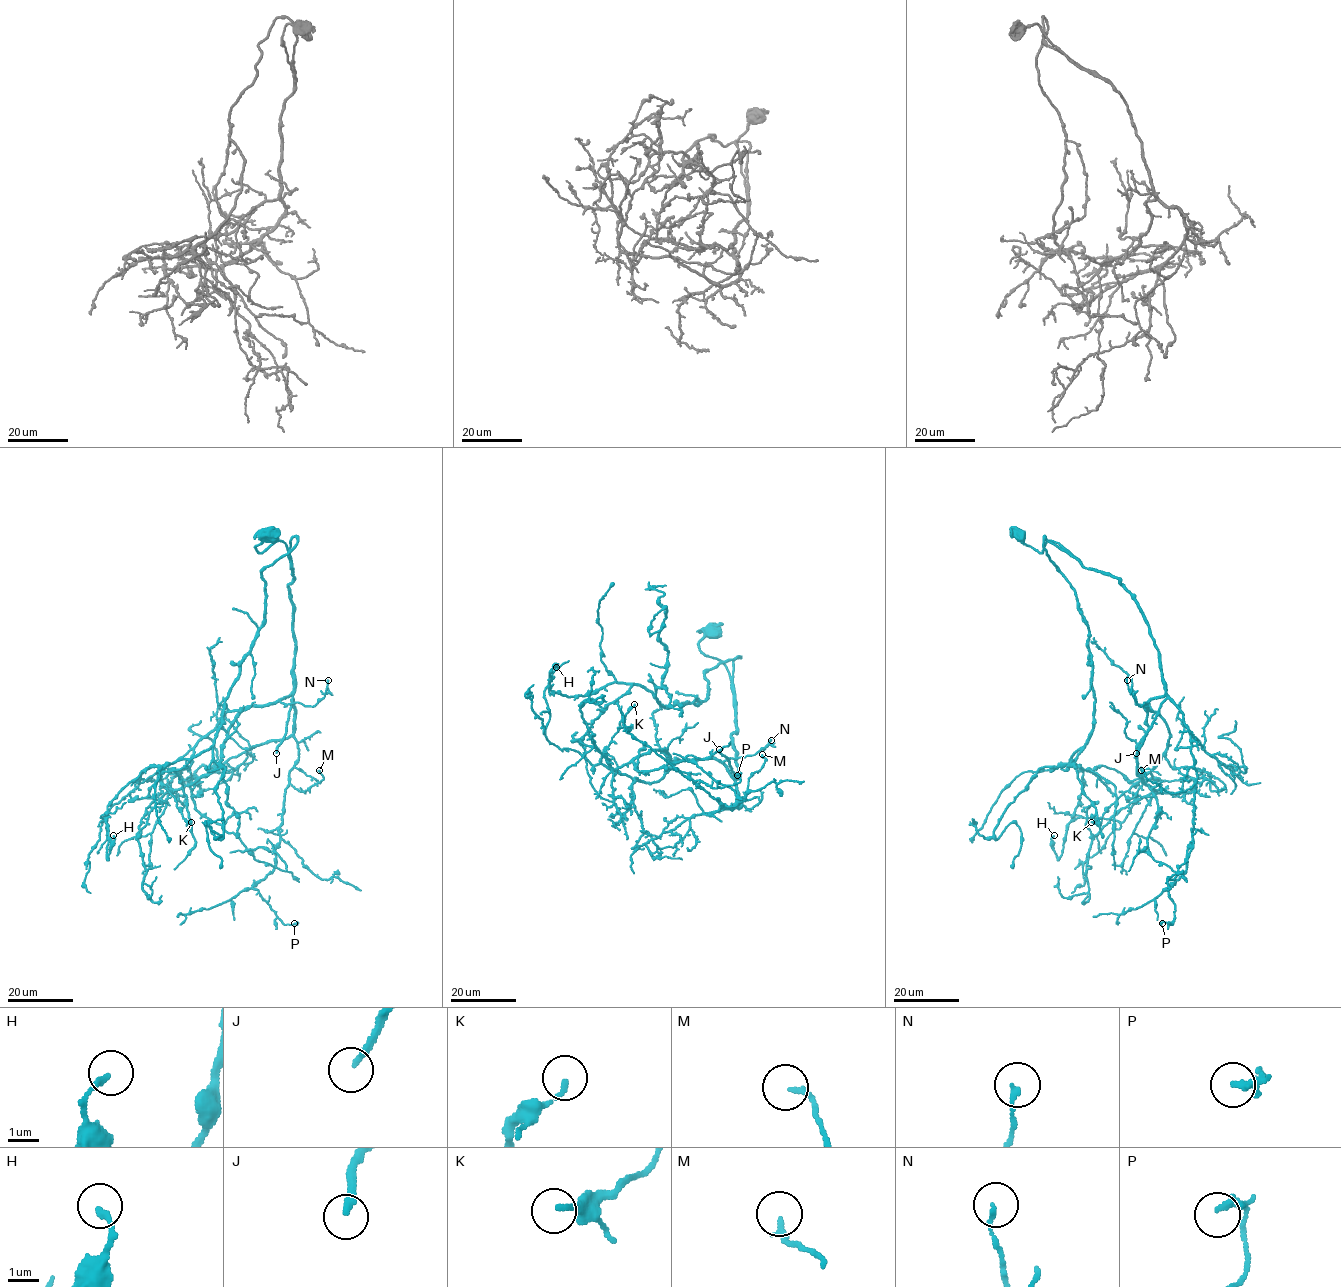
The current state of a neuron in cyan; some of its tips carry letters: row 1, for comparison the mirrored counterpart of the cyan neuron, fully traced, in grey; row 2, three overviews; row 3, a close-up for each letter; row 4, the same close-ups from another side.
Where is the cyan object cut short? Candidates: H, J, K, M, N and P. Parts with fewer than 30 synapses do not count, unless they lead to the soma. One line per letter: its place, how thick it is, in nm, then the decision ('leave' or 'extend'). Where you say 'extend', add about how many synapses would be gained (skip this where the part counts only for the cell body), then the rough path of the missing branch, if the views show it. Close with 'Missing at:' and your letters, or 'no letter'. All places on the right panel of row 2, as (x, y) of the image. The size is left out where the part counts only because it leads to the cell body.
H: (1054, 835) | 190 nm | leave
J: (1136, 753) | 200 nm | extend | 90 syn | (1136, 753), (1131, 760), (1127, 811), (1116, 840), (1116, 881), (1090, 884), (1073, 881), (1046, 887)
K: (1091, 822) | 170 nm | leave
M: (1141, 770) | 160 nm | leave
N: (1127, 680) | 130 nm | leave
P: (1162, 923) | 160 nm | leave
Missing at: J

